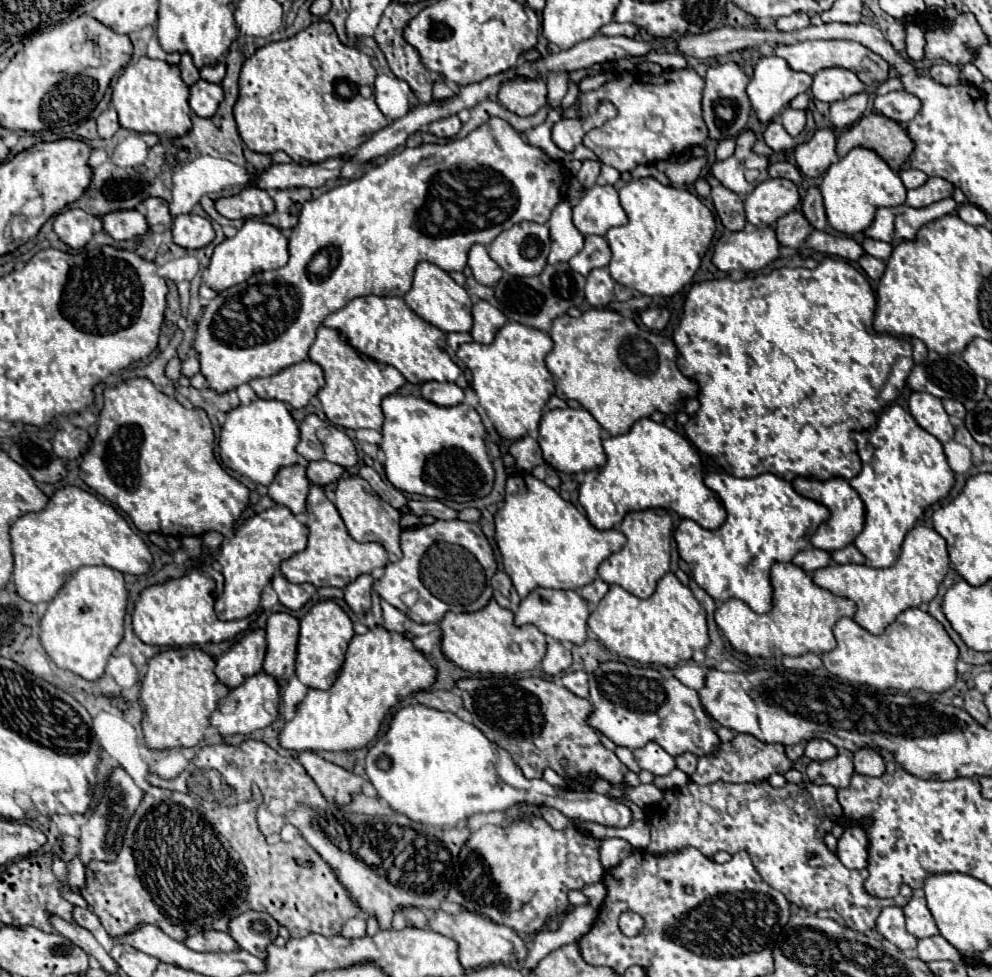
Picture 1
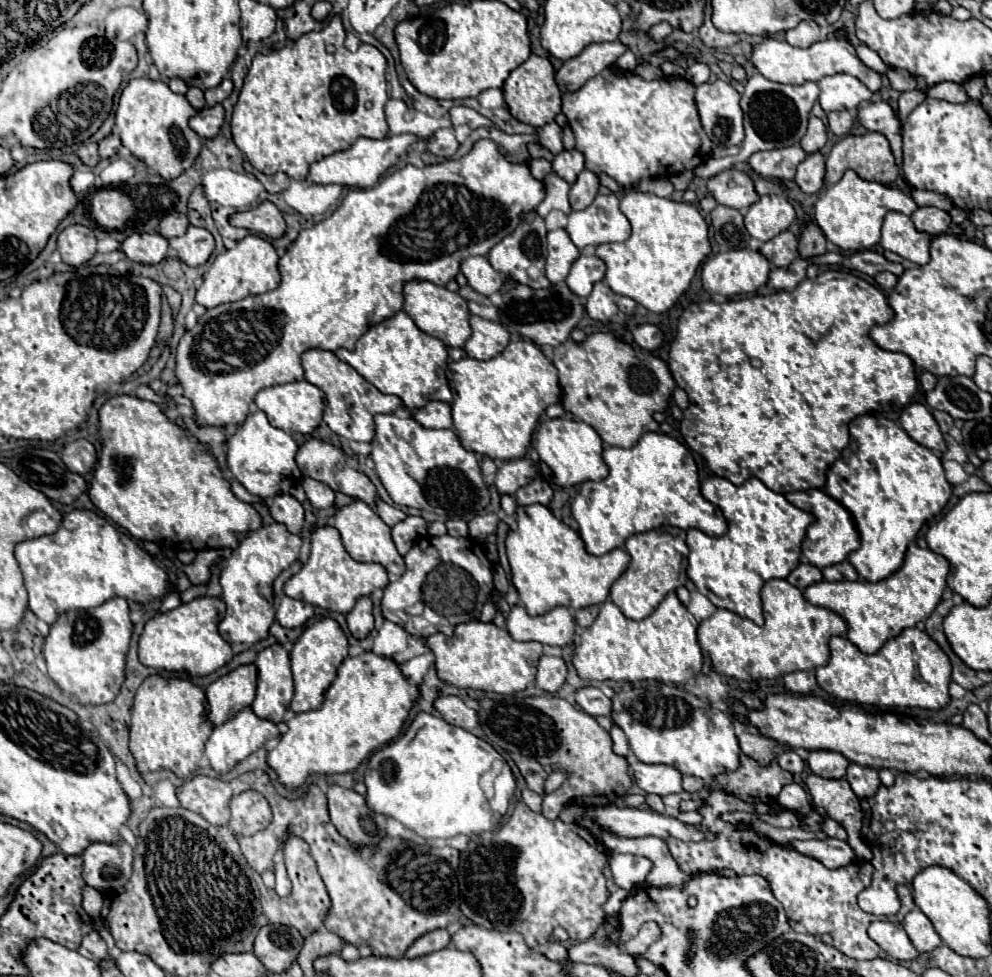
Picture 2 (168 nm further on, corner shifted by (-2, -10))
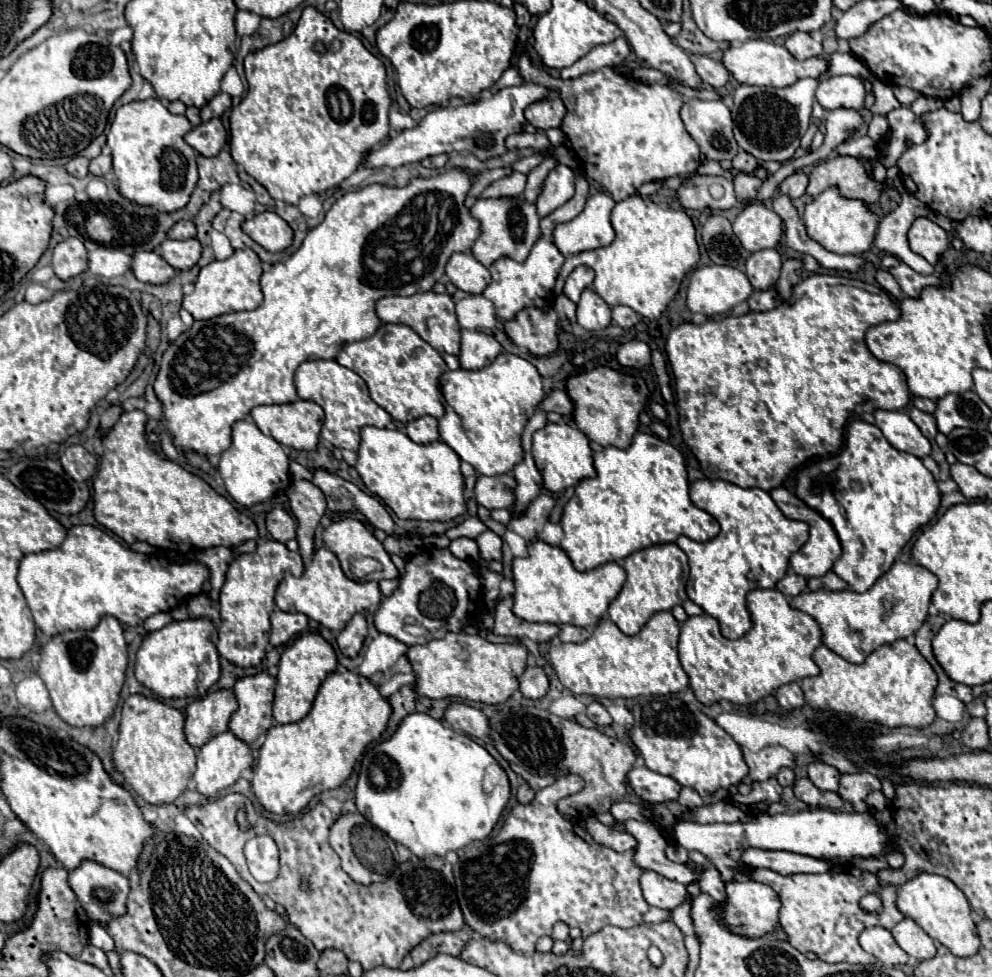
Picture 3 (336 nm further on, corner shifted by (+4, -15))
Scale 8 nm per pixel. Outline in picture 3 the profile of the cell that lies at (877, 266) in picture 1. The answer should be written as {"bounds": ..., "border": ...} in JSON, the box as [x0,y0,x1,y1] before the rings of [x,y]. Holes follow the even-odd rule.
{"bounds":[876,269,902,297],"border":[[[878,269],[878,273],[876,273],[876,281],[892,295],[892,297],[900,297],[902,295],[902,291],[900,291],[900,285],[896,283],[896,279],[888,273],[888,271],[884,271],[884,269]]]}

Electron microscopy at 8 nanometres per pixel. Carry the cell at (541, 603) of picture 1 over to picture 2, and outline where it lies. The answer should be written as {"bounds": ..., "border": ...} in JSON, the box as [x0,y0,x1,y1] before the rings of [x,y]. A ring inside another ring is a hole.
{"bounds":[506,604,576,648],"border":[[[518,604],[506,616],[506,628],[514,640],[536,640],[560,648],[572,644],[576,636],[576,622],[566,606],[556,606],[542,616],[530,616]]]}

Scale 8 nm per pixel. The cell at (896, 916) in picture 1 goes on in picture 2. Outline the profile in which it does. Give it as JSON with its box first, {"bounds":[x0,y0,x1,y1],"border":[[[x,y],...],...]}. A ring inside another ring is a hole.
{"bounds":[868,920,918,960],"border":[[[876,920],[868,928],[870,938],[886,950],[896,960],[914,960],[918,958],[916,948],[912,946],[908,934],[904,932],[904,926],[900,922],[888,922],[888,920]]]}

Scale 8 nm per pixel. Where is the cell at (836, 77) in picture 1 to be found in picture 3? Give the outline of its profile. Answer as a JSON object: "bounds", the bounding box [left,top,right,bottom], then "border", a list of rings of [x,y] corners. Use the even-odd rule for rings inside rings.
{"bounds":[816,75,866,109],"border":[[[836,75],[836,77],[828,77],[824,81],[820,81],[818,89],[816,89],[816,99],[818,103],[826,109],[862,109],[866,91],[864,91],[864,83],[858,77],[852,75]]]}

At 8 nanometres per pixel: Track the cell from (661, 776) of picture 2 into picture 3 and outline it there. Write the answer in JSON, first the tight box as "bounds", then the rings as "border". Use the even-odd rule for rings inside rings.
{"bounds":[628,767,682,803],"border":[[[634,767],[628,773],[628,783],[634,793],[650,803],[666,803],[678,799],[682,785],[672,777],[660,775],[648,767]]]}

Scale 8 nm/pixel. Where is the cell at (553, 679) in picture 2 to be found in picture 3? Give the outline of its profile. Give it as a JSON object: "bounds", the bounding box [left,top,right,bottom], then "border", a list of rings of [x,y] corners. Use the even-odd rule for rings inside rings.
{"bounds":[520,667,548,699],"border":[[[526,667],[520,677],[520,693],[526,699],[540,699],[548,691],[548,677],[542,667]]]}

